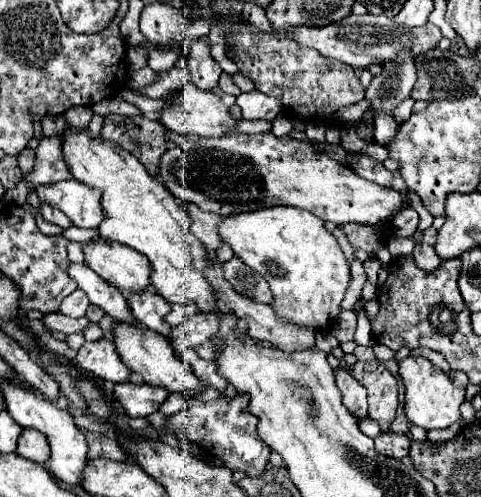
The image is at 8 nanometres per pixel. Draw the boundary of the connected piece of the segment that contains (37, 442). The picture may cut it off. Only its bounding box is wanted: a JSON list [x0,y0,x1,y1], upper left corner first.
[17,429,49,465]

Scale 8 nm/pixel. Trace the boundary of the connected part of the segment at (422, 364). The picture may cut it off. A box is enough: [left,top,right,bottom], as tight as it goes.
[399,357,465,429]

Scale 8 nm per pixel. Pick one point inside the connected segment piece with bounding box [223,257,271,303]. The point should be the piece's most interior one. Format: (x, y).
(244, 281)

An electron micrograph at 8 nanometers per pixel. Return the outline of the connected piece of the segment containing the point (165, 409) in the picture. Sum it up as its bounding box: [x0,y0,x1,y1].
[159,393,189,415]

